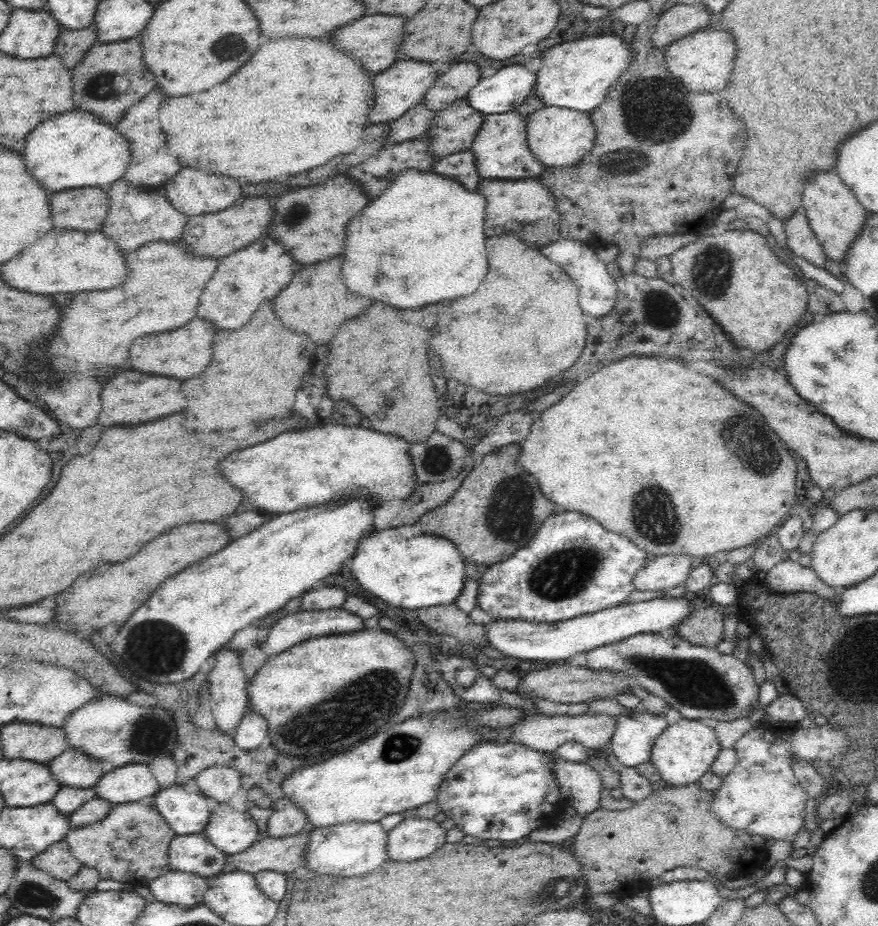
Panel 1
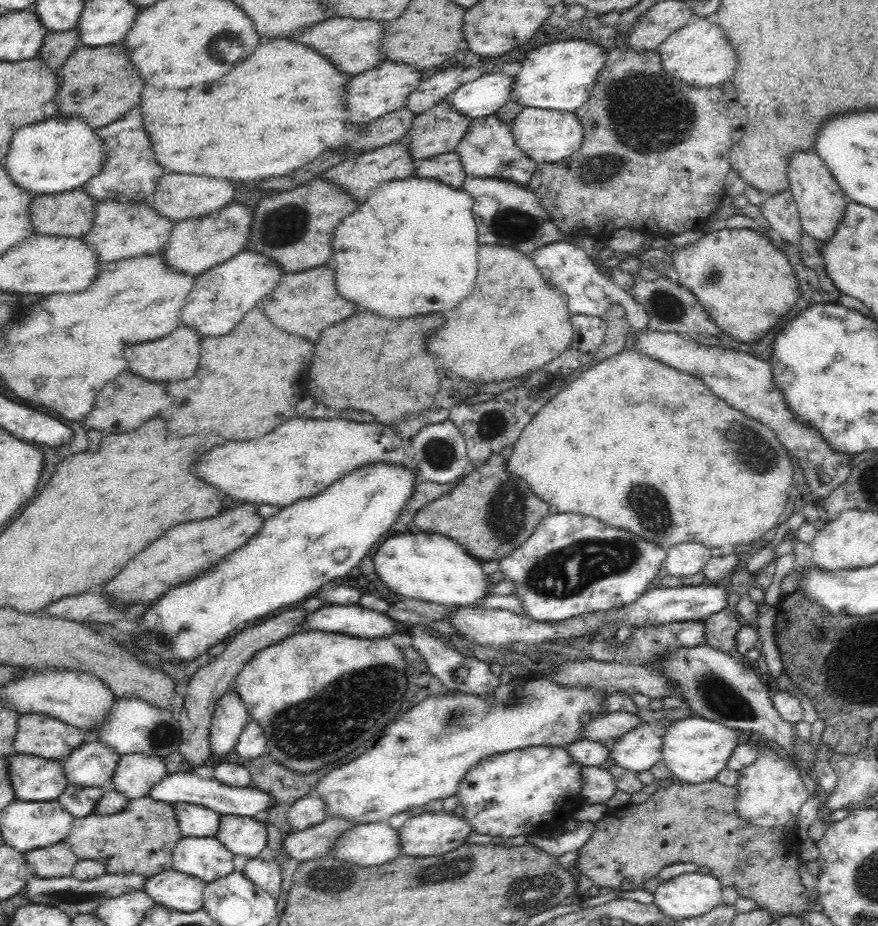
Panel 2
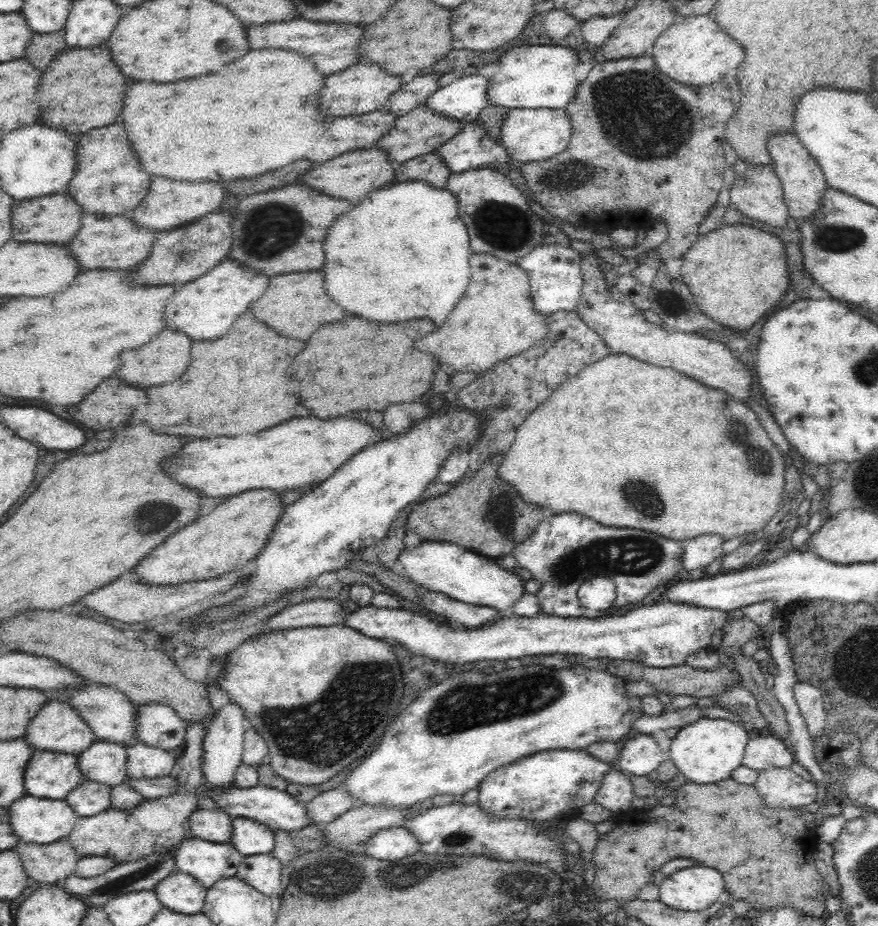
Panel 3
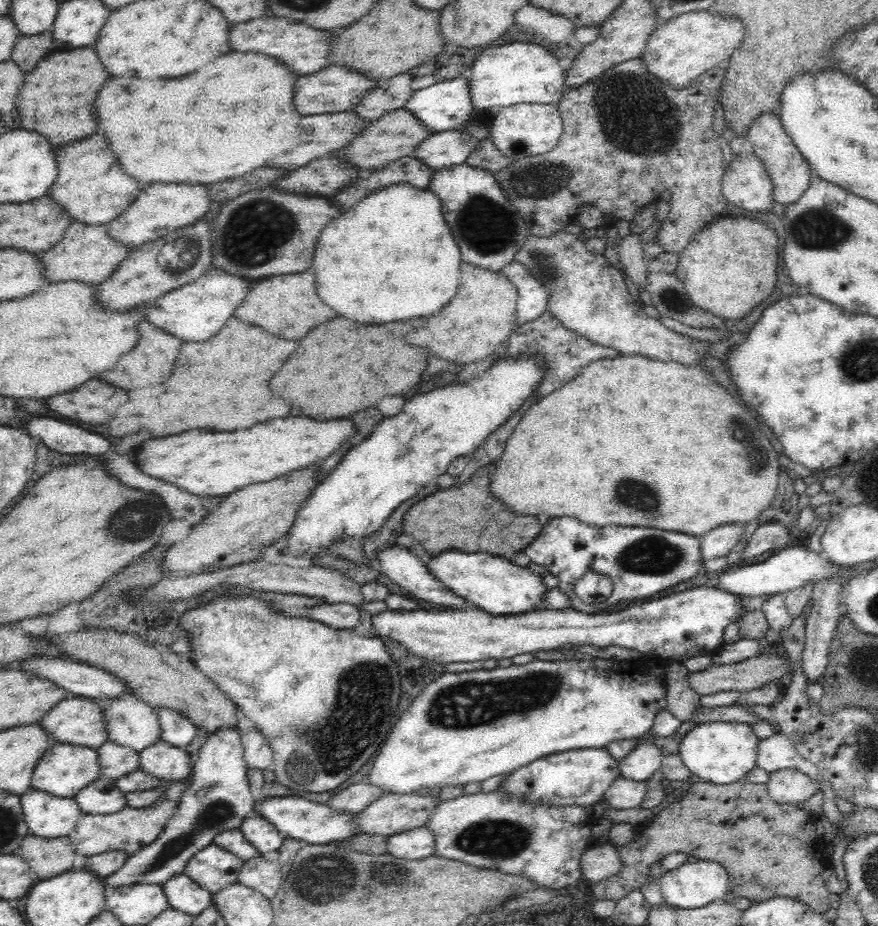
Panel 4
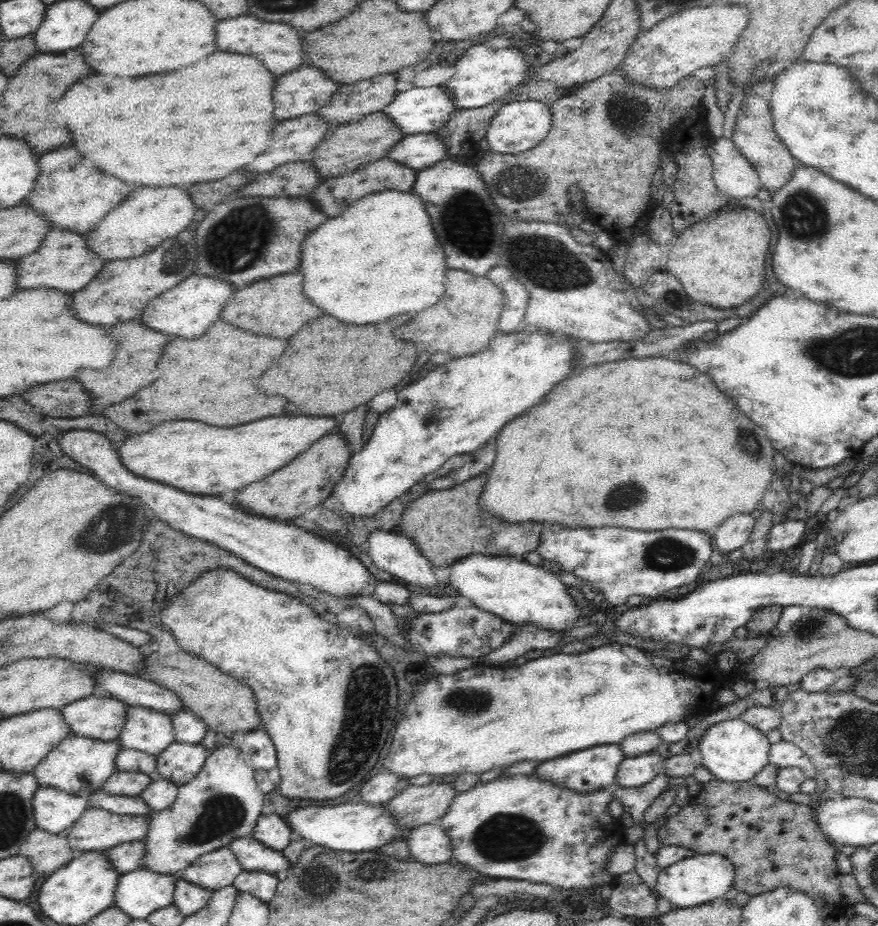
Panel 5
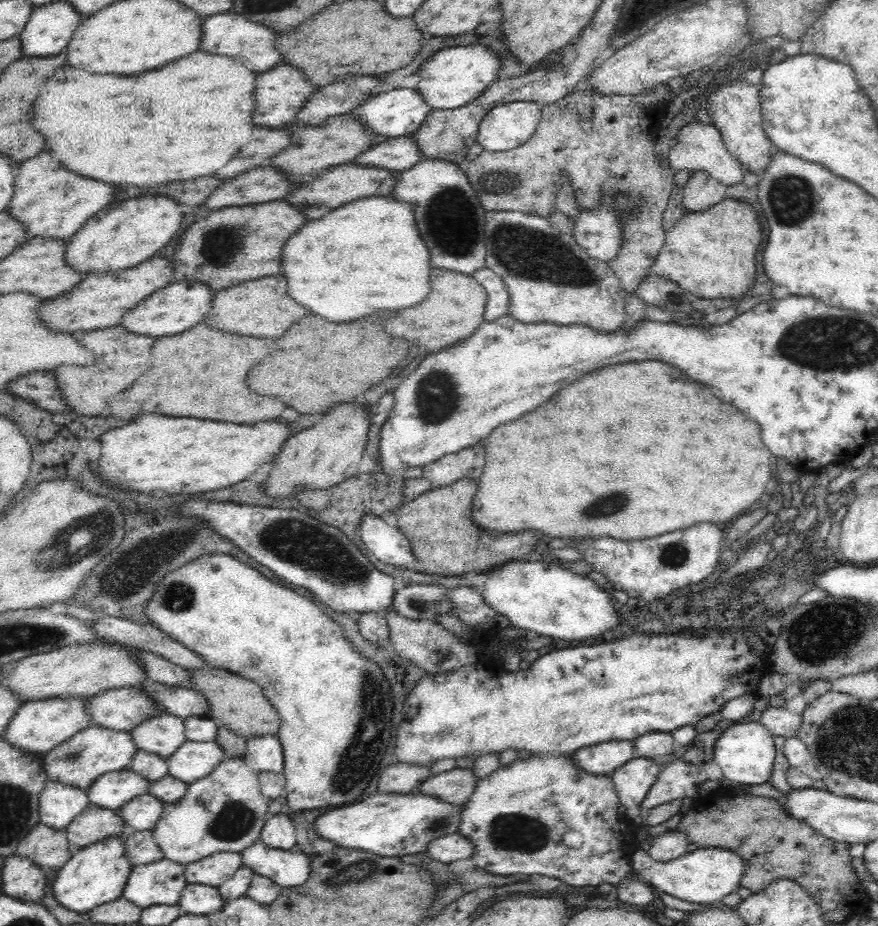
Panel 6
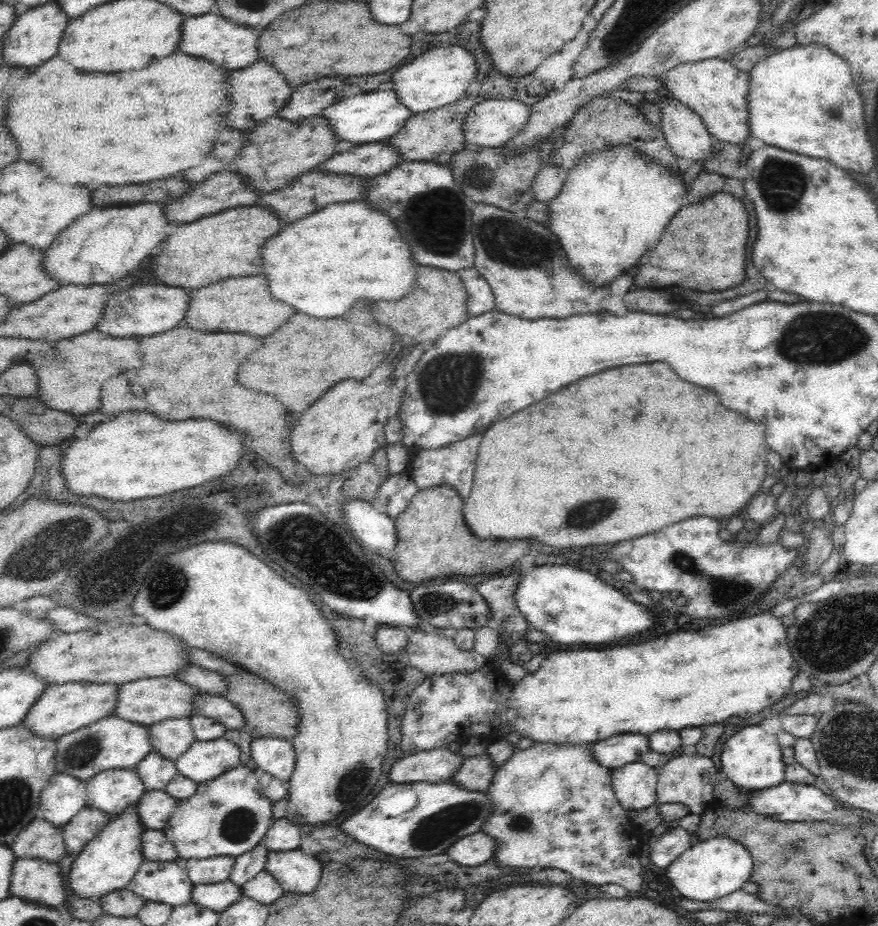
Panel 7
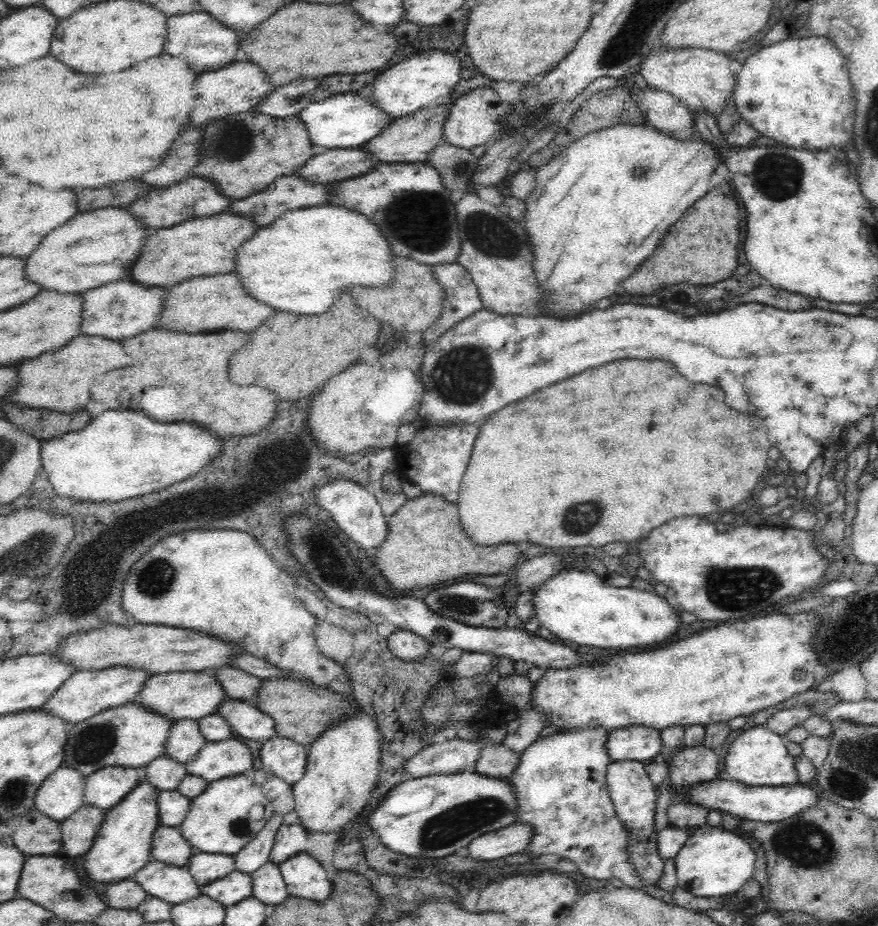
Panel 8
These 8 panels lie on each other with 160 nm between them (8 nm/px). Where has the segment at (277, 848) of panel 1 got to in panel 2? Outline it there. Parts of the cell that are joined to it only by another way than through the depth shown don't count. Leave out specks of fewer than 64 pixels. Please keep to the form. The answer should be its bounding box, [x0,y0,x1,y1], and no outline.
[281,817,356,863]

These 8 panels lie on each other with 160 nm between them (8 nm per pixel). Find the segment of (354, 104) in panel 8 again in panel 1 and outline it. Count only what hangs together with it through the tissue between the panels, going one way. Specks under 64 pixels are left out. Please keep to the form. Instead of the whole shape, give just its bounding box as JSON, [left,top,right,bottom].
[467,64,537,115]

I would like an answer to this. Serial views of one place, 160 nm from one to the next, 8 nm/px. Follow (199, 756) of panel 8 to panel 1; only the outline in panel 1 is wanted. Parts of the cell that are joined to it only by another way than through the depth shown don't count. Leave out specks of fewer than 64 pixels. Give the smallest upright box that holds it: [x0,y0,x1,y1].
[93,764,159,804]

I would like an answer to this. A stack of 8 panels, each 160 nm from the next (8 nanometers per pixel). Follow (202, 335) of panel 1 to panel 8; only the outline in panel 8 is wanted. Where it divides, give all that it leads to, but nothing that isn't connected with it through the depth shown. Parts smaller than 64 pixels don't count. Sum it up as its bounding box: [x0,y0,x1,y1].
[4,334,132,412]

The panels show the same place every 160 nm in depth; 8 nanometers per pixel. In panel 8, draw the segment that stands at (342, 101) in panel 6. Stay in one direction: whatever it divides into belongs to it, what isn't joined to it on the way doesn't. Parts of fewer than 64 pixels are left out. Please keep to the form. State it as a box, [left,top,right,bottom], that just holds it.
[259,80,318,117]

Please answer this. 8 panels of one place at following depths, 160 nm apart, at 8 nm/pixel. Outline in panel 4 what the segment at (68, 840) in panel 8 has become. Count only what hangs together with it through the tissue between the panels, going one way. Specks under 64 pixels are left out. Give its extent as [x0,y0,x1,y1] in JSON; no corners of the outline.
[69,774,192,857]

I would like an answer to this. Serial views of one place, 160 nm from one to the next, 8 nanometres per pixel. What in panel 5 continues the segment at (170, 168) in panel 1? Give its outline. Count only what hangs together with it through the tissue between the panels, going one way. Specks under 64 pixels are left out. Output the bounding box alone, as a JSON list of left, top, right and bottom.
[26,148,132,234]

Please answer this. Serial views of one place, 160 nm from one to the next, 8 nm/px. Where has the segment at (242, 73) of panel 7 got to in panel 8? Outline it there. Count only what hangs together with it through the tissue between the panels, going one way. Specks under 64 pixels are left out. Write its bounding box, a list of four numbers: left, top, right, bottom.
[190,60,275,126]

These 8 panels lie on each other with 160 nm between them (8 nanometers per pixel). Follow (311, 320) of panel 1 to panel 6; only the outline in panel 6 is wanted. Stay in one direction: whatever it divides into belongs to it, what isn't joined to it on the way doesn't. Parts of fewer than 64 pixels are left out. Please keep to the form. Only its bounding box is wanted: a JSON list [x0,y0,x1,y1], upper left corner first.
[202,276,308,338]

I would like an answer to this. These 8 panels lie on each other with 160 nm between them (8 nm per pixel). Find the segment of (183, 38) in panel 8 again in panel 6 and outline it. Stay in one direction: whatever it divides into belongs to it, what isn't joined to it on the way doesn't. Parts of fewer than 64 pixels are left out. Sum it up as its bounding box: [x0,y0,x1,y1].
[200,13,280,72]

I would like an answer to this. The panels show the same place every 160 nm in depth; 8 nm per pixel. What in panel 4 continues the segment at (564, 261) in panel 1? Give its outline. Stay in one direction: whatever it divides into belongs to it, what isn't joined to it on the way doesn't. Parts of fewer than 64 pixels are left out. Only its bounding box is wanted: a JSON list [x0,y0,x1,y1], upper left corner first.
[501,261,554,325]

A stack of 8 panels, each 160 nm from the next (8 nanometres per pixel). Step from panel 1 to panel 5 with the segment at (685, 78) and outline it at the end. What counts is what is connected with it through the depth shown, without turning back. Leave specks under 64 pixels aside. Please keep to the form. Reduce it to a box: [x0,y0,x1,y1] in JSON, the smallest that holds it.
[621,6,749,90]

